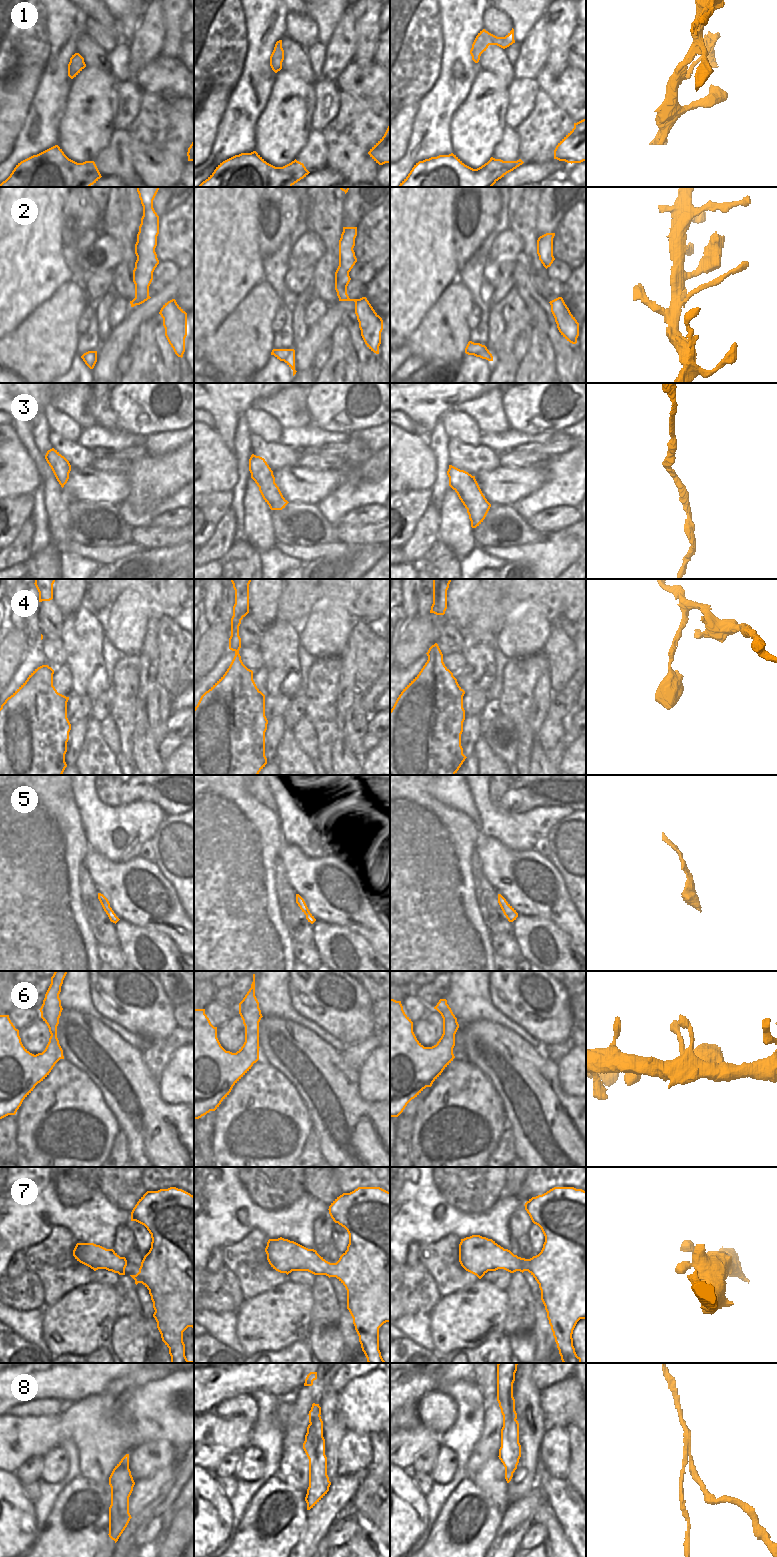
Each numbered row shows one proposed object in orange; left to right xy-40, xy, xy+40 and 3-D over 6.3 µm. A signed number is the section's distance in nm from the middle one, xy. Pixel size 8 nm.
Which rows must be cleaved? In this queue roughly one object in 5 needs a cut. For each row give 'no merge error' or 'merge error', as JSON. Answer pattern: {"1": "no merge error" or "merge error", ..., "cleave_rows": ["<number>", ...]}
{"1": "merge error", "2": "no merge error", "3": "no merge error", "4": "no merge error", "5": "no merge error", "6": "no merge error", "7": "no merge error", "8": "merge error", "cleave_rows": ["1", "8"]}

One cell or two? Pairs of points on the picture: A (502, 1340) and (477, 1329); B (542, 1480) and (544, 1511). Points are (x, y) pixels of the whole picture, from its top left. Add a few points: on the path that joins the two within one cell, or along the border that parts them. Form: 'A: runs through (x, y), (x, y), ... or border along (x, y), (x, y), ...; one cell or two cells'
A: border along (502, 1332), (488, 1338), (473, 1348); two cells
B: border along (545, 1499), (558, 1519); two cells

